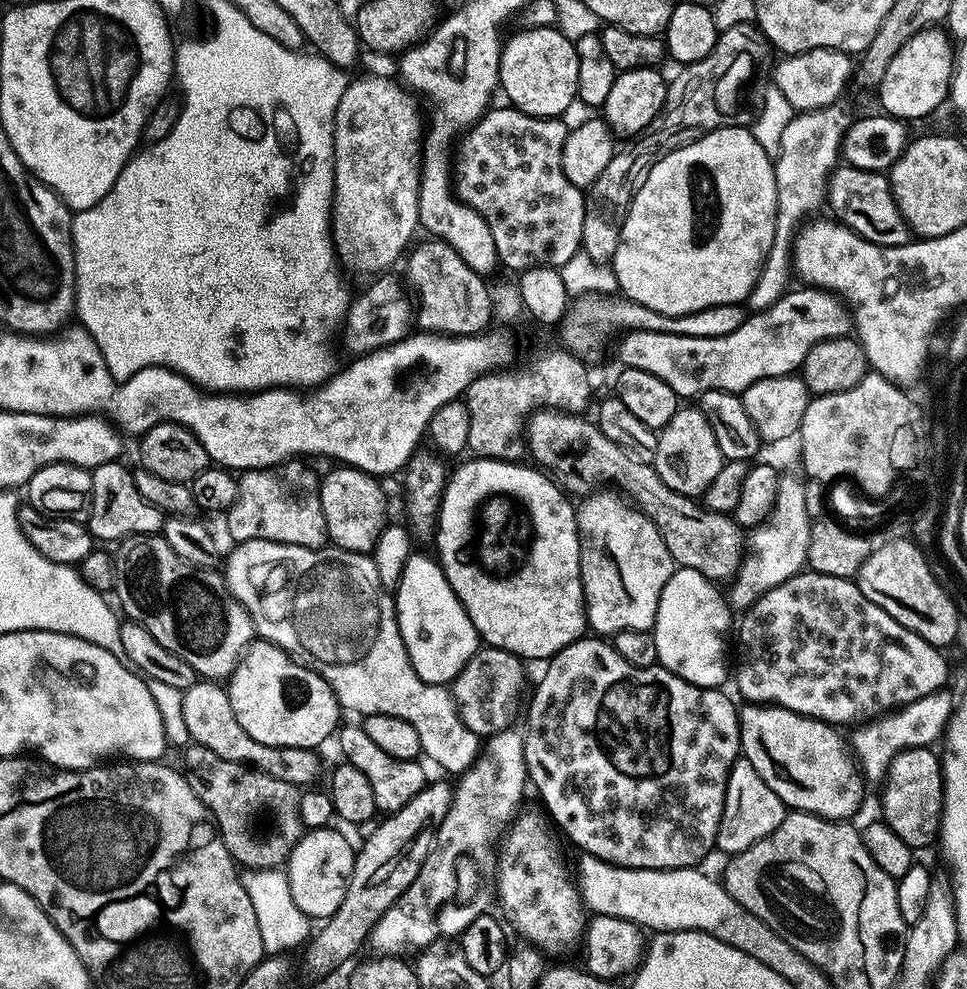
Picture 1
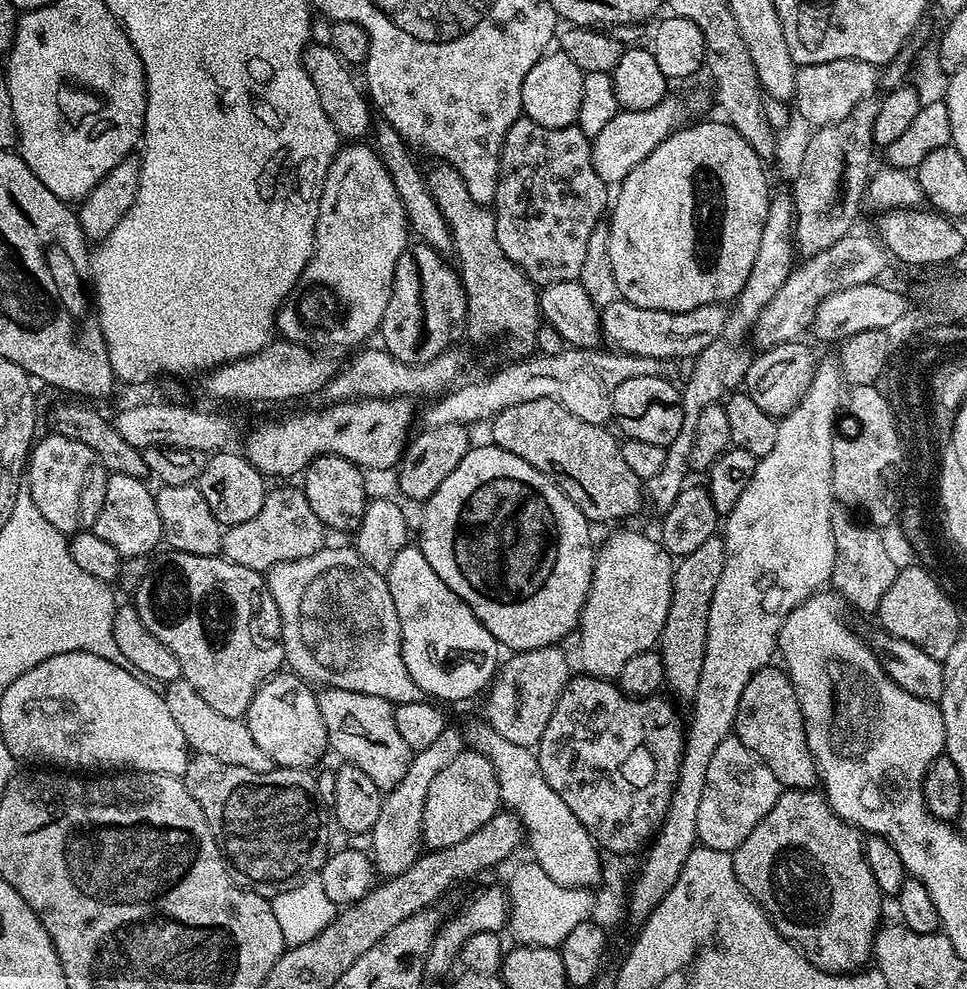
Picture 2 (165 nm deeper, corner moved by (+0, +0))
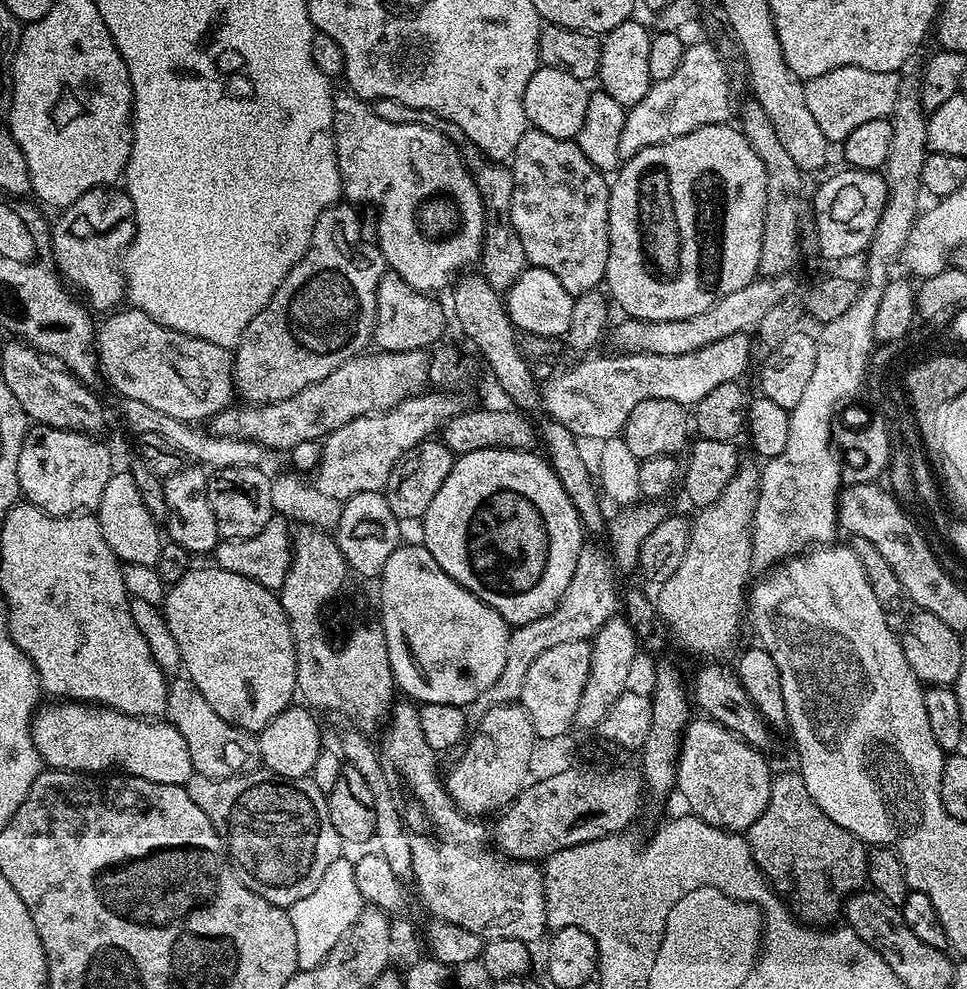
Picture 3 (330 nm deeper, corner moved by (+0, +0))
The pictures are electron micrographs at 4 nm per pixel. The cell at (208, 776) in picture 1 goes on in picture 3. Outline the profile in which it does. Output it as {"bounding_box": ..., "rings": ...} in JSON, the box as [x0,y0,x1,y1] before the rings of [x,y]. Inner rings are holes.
{"bounding_box":[186,770,342,910],"rings":[[[253,770],[225,780],[194,774],[186,787],[198,810],[210,818],[214,830],[224,841],[229,865],[242,886],[254,890],[254,894],[266,898],[266,902],[285,910],[291,908],[294,902],[306,898],[306,894],[318,887],[318,881],[322,879],[322,874],[326,874],[330,862],[341,859],[342,841],[338,830],[334,830],[334,822],[330,822],[327,795],[314,786],[311,778],[282,780],[267,770]]]}

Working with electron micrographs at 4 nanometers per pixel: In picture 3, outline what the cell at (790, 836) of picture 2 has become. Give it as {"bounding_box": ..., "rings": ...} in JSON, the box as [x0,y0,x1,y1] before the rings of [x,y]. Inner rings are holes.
{"bounding_box":[746,771,868,926],"rings":[[[777,771],[773,775],[770,802],[762,818],[758,818],[758,822],[746,830],[746,839],[754,862],[765,880],[787,904],[789,912],[809,926],[831,925],[835,921],[832,919],[841,915],[844,901],[865,887],[868,878],[868,848],[864,841],[850,834],[850,830],[842,830],[838,822],[826,818],[826,814],[818,810],[818,802],[810,798],[806,782],[802,782],[799,771]]]}

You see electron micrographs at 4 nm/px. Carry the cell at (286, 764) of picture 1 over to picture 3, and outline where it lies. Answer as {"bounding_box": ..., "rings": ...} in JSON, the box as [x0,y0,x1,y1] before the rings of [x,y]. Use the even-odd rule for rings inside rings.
{"bounding_box":[166,678,261,780],"rings":[[[187,678],[175,680],[173,679],[168,686],[166,716],[178,730],[178,734],[182,734],[182,738],[186,740],[186,750],[190,750],[193,773],[213,776],[215,780],[225,780],[231,776],[242,776],[253,771],[261,763],[257,737],[242,728],[235,728],[230,722],[226,722],[221,716],[214,714],[214,706],[210,706],[210,702],[206,702],[206,698],[202,698],[202,690],[198,690],[198,686],[194,686],[192,680]]]}

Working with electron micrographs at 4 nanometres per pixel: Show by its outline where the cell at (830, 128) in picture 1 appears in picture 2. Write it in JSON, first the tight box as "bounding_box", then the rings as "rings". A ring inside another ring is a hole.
{"bounding_box":[644,194,797,513],"rings":[[[788,194],[773,195],[768,205],[766,222],[762,226],[762,242],[758,246],[758,258],[754,258],[750,278],[746,278],[746,286],[742,286],[739,296],[734,301],[736,309],[732,308],[729,311],[721,336],[695,357],[696,369],[693,370],[688,381],[682,384],[680,394],[680,405],[684,411],[682,430],[678,438],[674,438],[674,442],[668,445],[666,462],[663,463],[662,470],[651,480],[645,481],[644,489],[647,499],[658,510],[657,513],[667,512],[687,483],[686,476],[688,472],[690,473],[694,450],[694,434],[698,430],[698,418],[702,418],[702,410],[706,410],[706,406],[711,404],[721,403],[744,384],[744,375],[747,374],[748,367],[753,361],[753,357],[748,356],[744,339],[747,336],[749,339],[753,335],[762,310],[766,310],[766,306],[778,294],[778,290],[782,290],[797,260],[793,200]]]}

